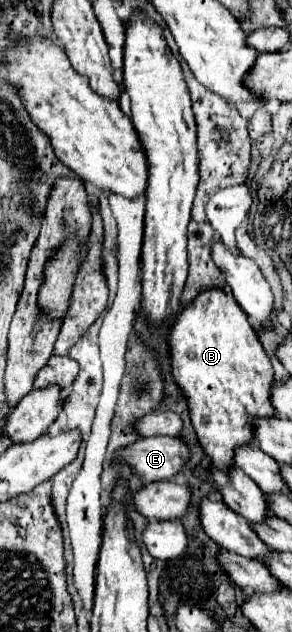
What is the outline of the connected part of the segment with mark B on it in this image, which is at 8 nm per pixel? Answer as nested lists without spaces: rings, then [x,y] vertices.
[[[219,288],[201,292],[195,304],[187,304],[175,316],[167,346],[171,376],[187,400],[199,444],[215,468],[225,472],[233,464],[235,446],[253,444],[251,418],[275,414],[269,398],[273,382],[271,360],[245,312],[235,304],[233,294],[229,290],[219,292]]]

